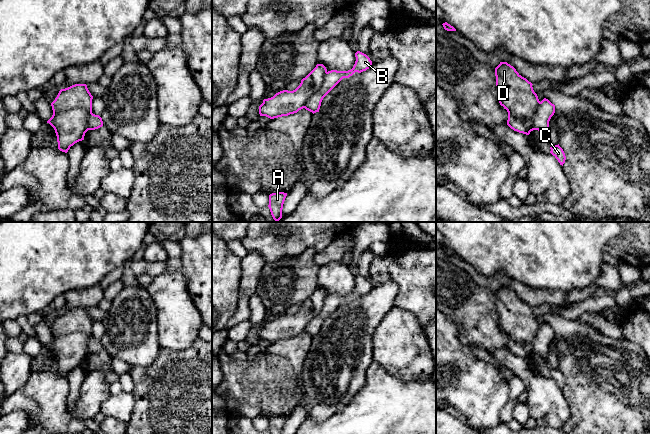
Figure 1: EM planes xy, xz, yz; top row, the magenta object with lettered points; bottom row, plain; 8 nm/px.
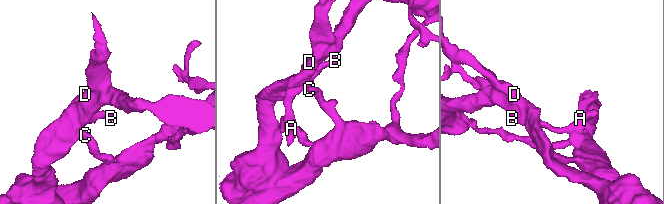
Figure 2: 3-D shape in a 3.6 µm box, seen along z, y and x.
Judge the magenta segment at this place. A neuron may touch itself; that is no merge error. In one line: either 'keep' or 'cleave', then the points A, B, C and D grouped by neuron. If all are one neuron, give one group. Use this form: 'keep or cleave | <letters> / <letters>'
cleave | A B C / D

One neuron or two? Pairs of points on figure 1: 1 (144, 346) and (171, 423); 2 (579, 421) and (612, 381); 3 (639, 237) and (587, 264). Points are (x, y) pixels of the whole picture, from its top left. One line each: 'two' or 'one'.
1: two
2: one
3: two

